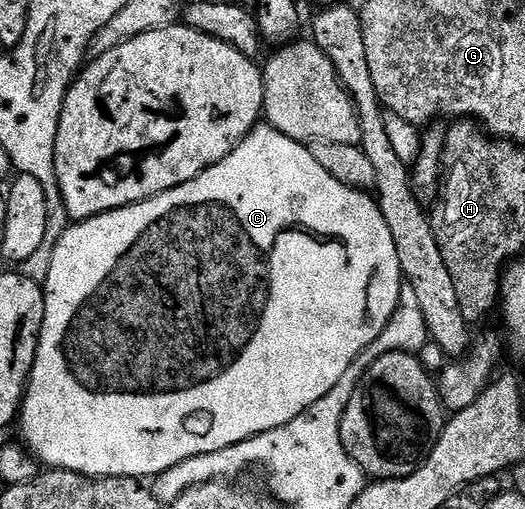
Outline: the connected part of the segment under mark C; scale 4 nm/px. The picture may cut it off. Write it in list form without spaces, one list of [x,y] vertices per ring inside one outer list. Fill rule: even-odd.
[[[268,123],[258,124],[256,129],[252,129],[239,142],[235,151],[231,151],[231,155],[227,155],[227,159],[215,163],[195,179],[191,179],[171,191],[161,193],[158,197],[148,197],[146,201],[140,201],[115,211],[100,213],[94,217],[88,217],[86,221],[70,224],[70,226],[70,229],[68,226],[62,232],[61,238],[54,244],[51,267],[47,271],[47,279],[43,283],[45,291],[43,327],[41,328],[40,337],[37,338],[37,354],[35,355],[33,370],[29,372],[29,383],[25,387],[25,400],[21,402],[19,410],[19,426],[21,425],[21,433],[25,436],[26,443],[24,442],[24,444],[27,446],[28,452],[42,466],[45,464],[45,467],[49,469],[70,469],[83,474],[85,477],[152,479],[195,455],[203,455],[211,451],[223,451],[235,443],[243,443],[247,439],[257,437],[260,433],[266,433],[291,423],[291,419],[295,419],[300,413],[309,412],[309,408],[315,402],[323,399],[323,395],[327,395],[327,391],[336,387],[339,379],[343,379],[347,367],[351,367],[351,363],[355,363],[355,359],[360,357],[366,347],[388,327],[391,315],[395,315],[397,304],[401,298],[403,278],[401,264],[399,263],[399,251],[395,251],[395,239],[391,237],[391,227],[387,227],[387,219],[383,217],[383,211],[377,205],[376,196],[360,189],[352,189],[350,185],[339,183],[339,179],[335,179],[335,175],[327,175],[327,170],[316,161],[312,148],[306,147],[302,142],[291,139],[287,135],[283,135]]]

